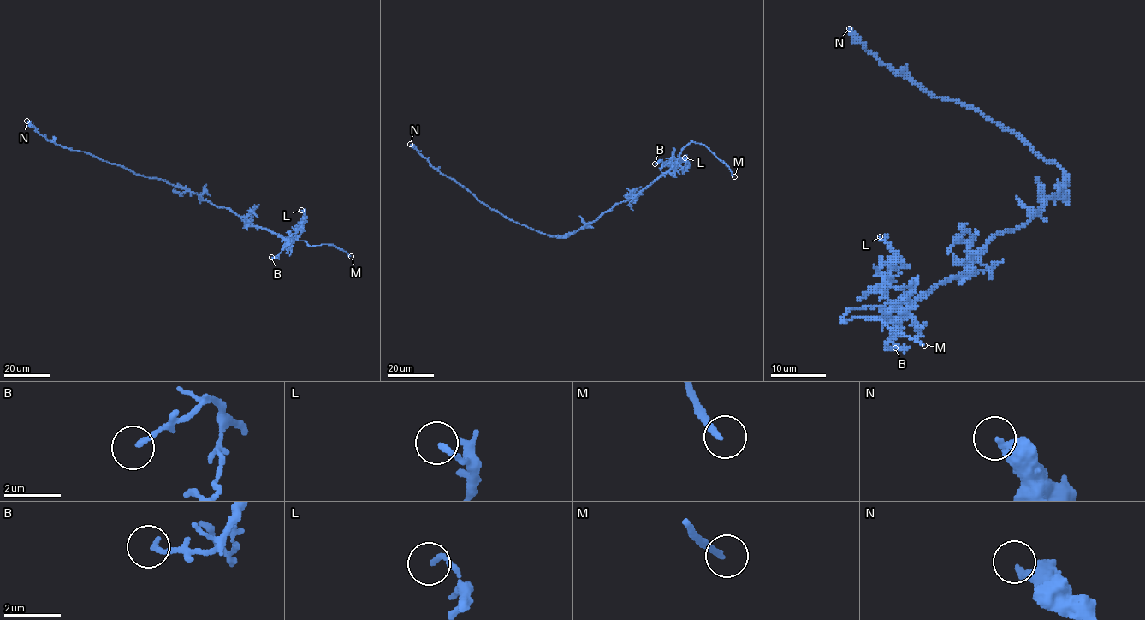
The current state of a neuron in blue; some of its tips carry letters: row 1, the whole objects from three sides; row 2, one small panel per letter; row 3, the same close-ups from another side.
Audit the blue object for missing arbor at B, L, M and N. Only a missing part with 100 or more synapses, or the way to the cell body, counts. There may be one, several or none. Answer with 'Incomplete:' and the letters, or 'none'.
Incomplete: M

